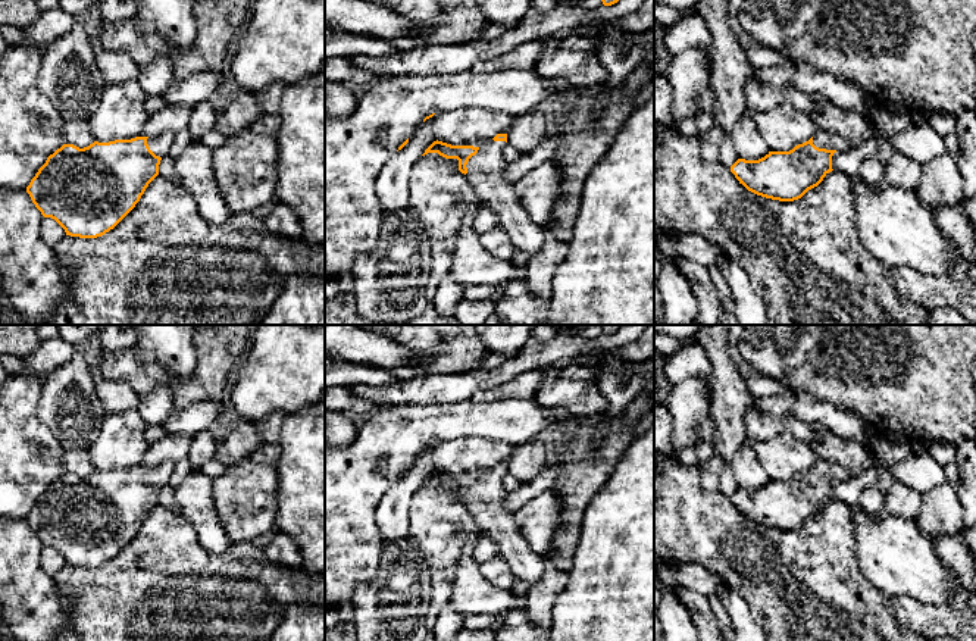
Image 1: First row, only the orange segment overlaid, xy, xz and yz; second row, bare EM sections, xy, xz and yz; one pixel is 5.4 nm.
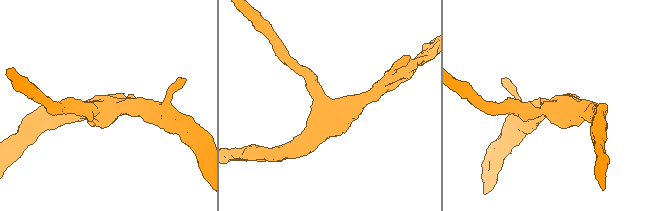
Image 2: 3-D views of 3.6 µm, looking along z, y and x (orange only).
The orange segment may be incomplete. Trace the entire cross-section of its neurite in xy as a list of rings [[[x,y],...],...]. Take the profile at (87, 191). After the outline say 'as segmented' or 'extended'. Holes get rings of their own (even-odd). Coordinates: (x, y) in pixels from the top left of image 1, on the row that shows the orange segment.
[[[163,132],[156,137],[94,141],[84,148],[63,144],[47,157],[26,187],[26,193],[41,215],[54,219],[66,235],[101,237],[140,201],[148,184],[159,175],[160,160],[169,154],[173,140],[173,132]]]; extended

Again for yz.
[[[826,131],[789,151],[769,151],[758,160],[738,159],[731,172],[748,191],[779,201],[801,198],[832,172],[832,156],[855,146]]]; extended

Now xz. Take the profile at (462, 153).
[[[497,134],[482,147],[451,146],[434,141],[422,156],[438,153],[445,159],[457,159],[459,171],[473,185],[478,204],[489,206],[500,216],[500,226],[513,246],[534,256],[544,244],[544,228],[534,223],[514,193],[514,185],[504,178],[506,162],[503,147],[507,134]]]; extended

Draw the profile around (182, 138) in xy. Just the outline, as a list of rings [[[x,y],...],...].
[[[188,128],[181,129],[175,134],[175,140],[171,146],[169,156],[176,159],[191,144],[191,135]]]

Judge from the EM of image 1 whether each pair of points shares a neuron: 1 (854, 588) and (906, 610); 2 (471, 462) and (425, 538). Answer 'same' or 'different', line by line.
1: different
2: different

